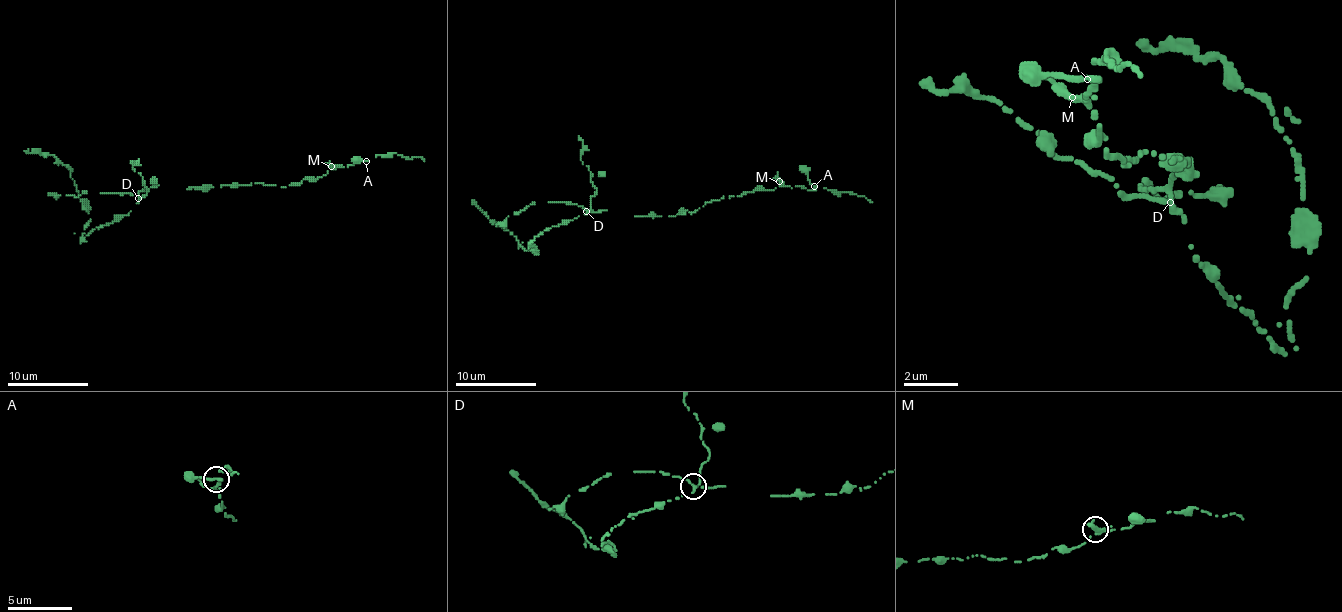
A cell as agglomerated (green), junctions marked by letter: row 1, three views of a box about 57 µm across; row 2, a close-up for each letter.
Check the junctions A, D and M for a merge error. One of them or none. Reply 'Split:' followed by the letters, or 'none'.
Split: D

